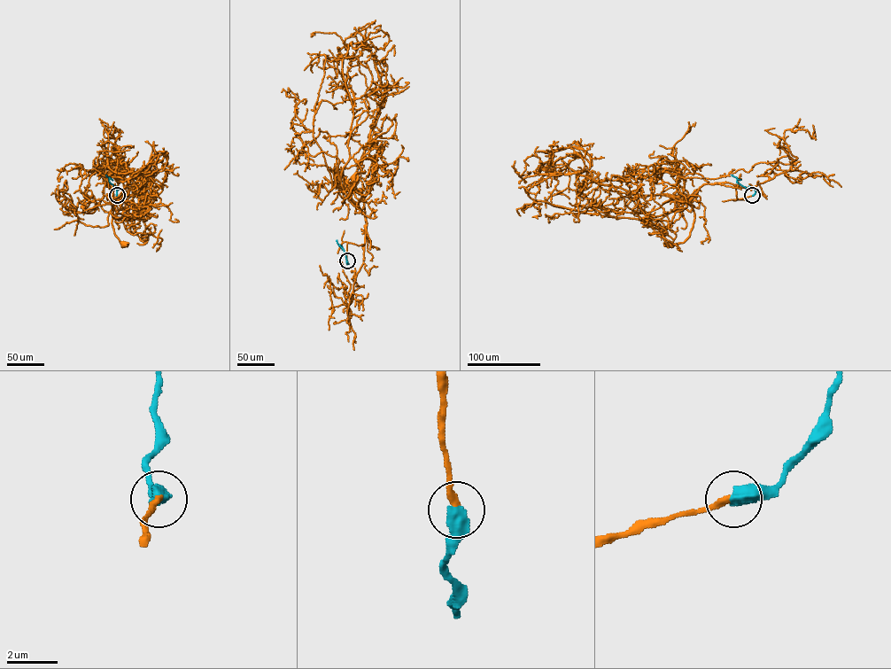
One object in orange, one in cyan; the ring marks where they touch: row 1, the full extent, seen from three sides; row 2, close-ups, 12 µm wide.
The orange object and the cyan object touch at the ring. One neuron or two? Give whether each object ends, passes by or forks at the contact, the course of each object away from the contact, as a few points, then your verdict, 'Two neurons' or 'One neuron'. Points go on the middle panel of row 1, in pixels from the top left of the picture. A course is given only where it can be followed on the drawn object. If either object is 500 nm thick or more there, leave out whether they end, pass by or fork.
Course of orange: (347, 260), (347, 243), (364, 245), (367, 225), (359, 205), (347, 196), (342, 202), (353, 185), (352, 177). Course of cyan: (347, 260), (347, 264), (344, 251), (339, 245), (342, 250). One neuron

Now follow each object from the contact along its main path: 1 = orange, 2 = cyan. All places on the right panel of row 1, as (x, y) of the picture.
1: (752, 195), (734, 200), (733, 184), (703, 184), (687, 202), (694, 213), (690, 236), (683, 242), (669, 243)
2: (752, 195), (755, 190), (742, 186), (737, 182), (736, 177), (741, 180)

